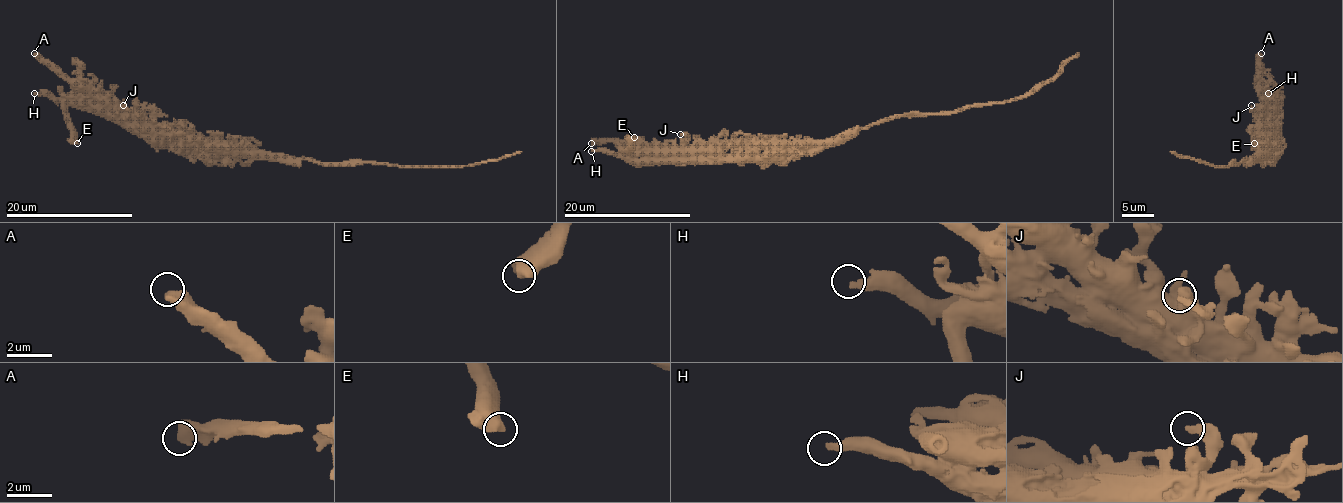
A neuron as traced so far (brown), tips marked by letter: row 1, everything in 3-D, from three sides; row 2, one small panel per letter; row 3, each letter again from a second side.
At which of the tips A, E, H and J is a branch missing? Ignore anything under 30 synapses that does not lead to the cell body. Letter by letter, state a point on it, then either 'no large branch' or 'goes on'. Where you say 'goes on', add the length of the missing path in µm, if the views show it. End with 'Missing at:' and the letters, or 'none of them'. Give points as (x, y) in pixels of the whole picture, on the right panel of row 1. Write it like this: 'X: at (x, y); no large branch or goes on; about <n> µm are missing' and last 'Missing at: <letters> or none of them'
A: at (1261, 53); no large branch
E: at (1254, 143); no large branch
H: at (1268, 93); no large branch
J: at (1251, 105); no large branch
Missing at: none of them

